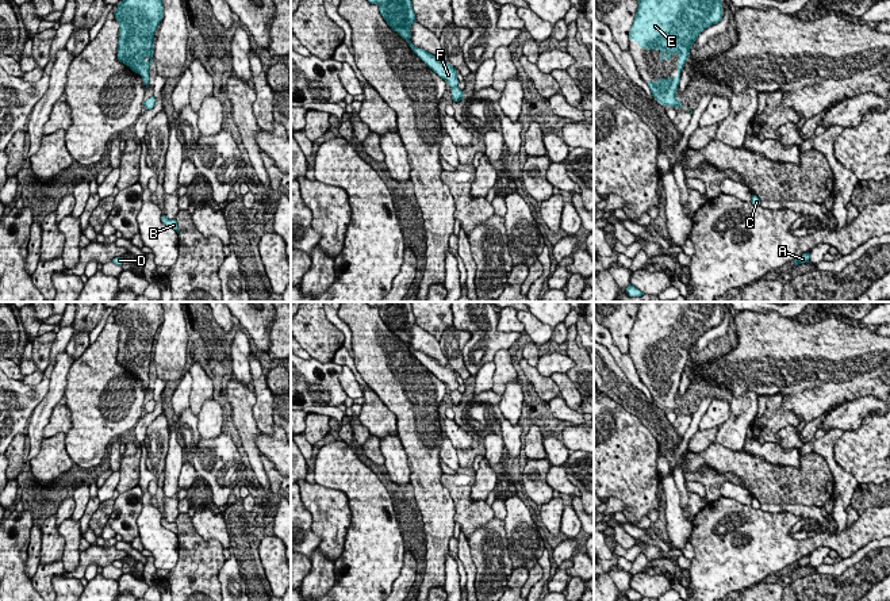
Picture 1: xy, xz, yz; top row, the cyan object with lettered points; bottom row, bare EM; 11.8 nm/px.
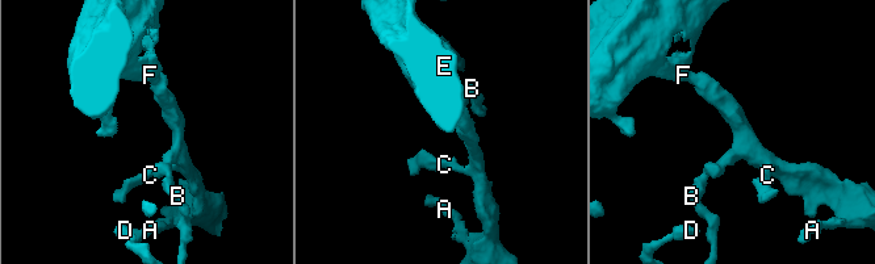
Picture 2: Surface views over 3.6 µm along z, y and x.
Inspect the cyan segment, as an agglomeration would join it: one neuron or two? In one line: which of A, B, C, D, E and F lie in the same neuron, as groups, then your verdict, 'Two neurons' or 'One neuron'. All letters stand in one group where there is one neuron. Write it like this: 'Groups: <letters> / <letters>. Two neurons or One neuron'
Groups: A B C D E F. One neuron

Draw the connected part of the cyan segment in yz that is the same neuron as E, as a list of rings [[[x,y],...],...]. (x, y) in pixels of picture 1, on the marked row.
[[[638,0],[637,12],[630,27],[629,39],[647,50],[660,50],[660,61],[671,60],[678,54],[678,74],[671,79],[659,79],[648,81],[652,96],[663,106],[679,107],[682,103],[676,99],[680,72],[688,58],[690,49],[698,35],[709,26],[717,24],[722,19],[721,0]]]

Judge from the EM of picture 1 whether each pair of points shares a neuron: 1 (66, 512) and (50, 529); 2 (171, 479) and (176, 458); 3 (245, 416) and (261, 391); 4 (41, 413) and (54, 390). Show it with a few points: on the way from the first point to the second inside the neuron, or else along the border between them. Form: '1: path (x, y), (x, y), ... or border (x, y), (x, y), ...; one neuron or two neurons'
1: border (56, 513), (57, 527); two neurons
2: path (171, 474), (173, 463); one neuron
3: border (252, 390), (256, 404); two neurons
4: path (45, 408), (53, 395); one neuron

